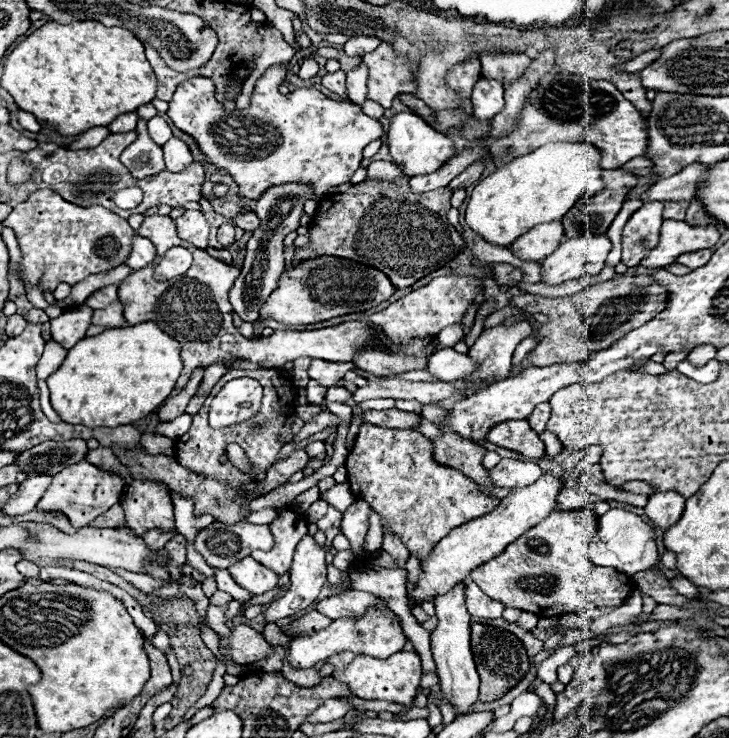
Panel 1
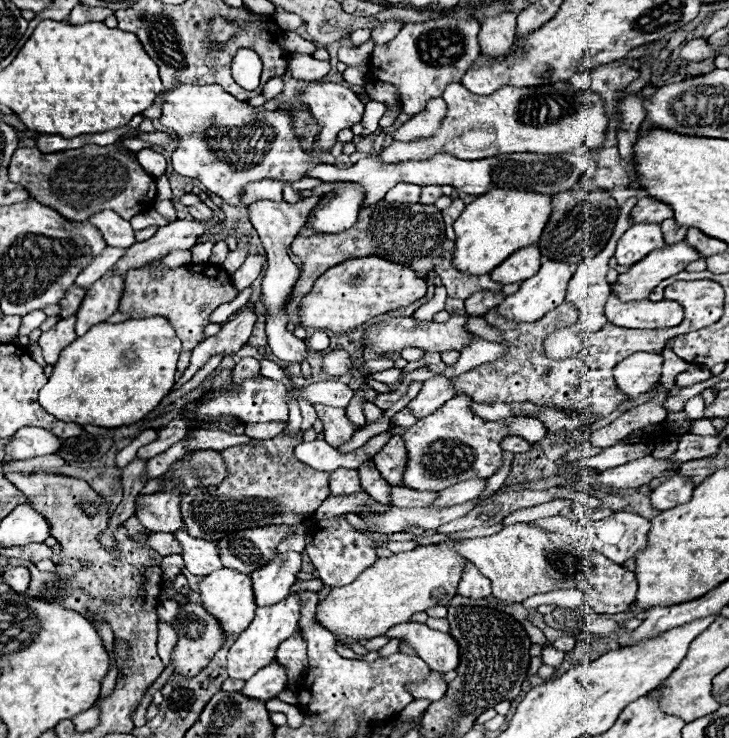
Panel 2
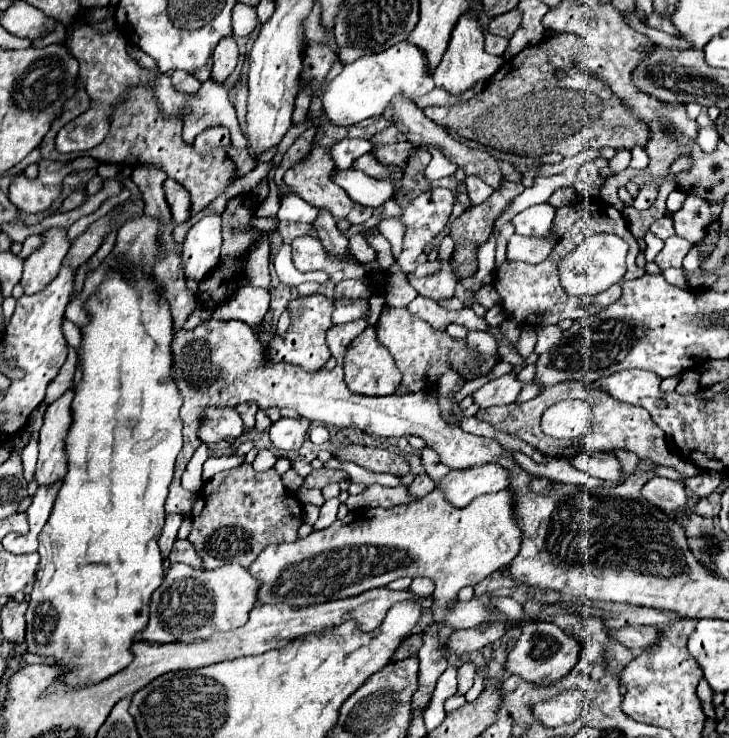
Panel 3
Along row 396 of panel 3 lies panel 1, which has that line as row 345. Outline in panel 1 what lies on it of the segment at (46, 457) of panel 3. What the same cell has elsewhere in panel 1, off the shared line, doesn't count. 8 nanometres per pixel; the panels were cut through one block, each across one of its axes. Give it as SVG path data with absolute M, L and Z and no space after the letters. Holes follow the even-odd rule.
M80 306L72 312L64 312L62 316L50 320L52 340L58 342L62 348L70 350L78 340L86 336L90 320L92 320L92 308L88 306Z

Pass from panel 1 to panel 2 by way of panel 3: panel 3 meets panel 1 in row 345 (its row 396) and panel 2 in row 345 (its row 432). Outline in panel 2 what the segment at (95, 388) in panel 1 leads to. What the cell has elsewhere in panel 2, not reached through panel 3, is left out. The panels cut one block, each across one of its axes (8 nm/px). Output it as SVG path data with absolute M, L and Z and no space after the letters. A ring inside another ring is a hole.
M166 318L96 324L68 344L54 364L48 384L40 390L42 408L58 420L120 428L142 420L174 386L182 342Z

